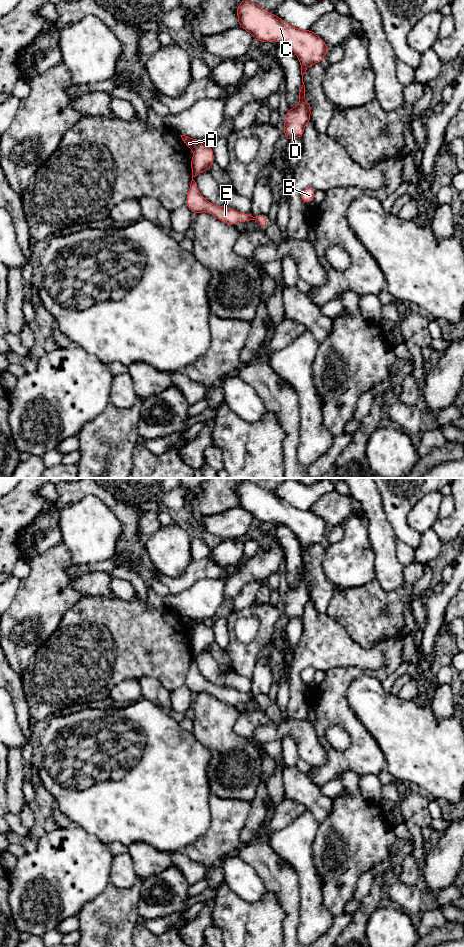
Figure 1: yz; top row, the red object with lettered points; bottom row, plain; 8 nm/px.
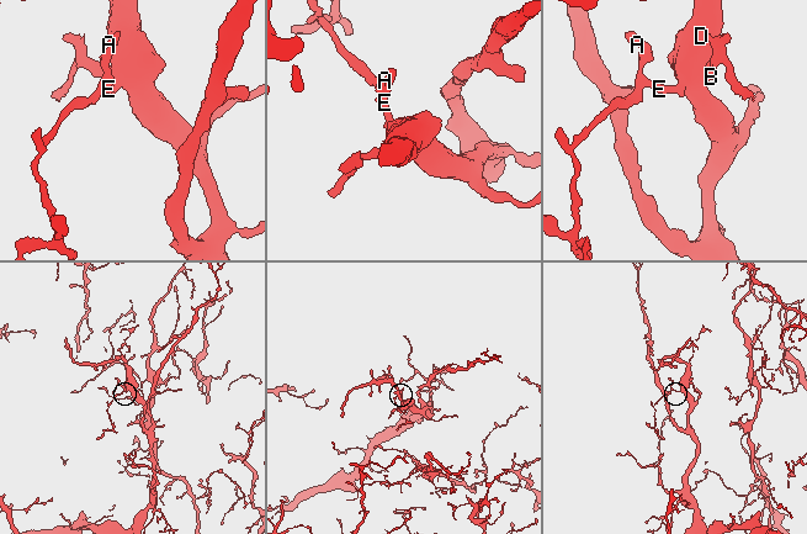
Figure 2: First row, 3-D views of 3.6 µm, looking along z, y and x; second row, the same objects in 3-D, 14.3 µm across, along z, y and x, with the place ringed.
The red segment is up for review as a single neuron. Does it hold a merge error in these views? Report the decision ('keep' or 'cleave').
keep

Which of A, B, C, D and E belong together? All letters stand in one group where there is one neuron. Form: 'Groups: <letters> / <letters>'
Groups: A B C D E

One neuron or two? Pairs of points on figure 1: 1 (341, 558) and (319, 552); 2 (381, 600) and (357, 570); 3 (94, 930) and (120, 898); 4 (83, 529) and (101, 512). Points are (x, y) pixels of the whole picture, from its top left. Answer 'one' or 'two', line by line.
1: two
2: two
3: one
4: one

